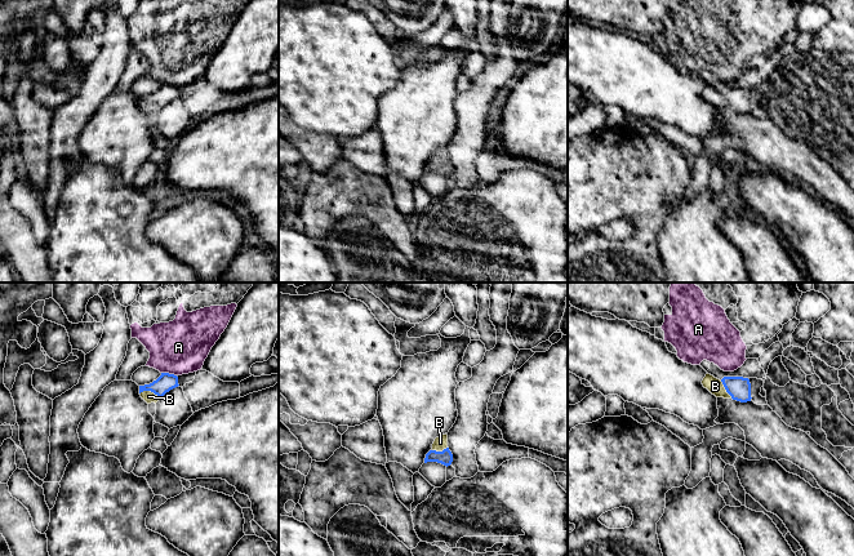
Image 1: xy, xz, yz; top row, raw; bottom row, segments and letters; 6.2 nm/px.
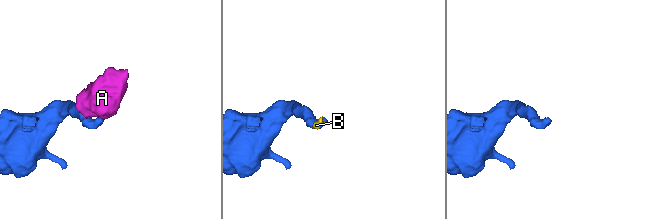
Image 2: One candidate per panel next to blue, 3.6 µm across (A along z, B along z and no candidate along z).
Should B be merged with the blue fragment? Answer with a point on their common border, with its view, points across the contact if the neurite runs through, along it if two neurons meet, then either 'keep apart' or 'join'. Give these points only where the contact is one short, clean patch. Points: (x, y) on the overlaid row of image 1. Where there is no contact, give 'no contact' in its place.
meets blue in xy at (150, 390); runs through xy (165, 382), (156, 390), (150, 390), (148, 396); join

